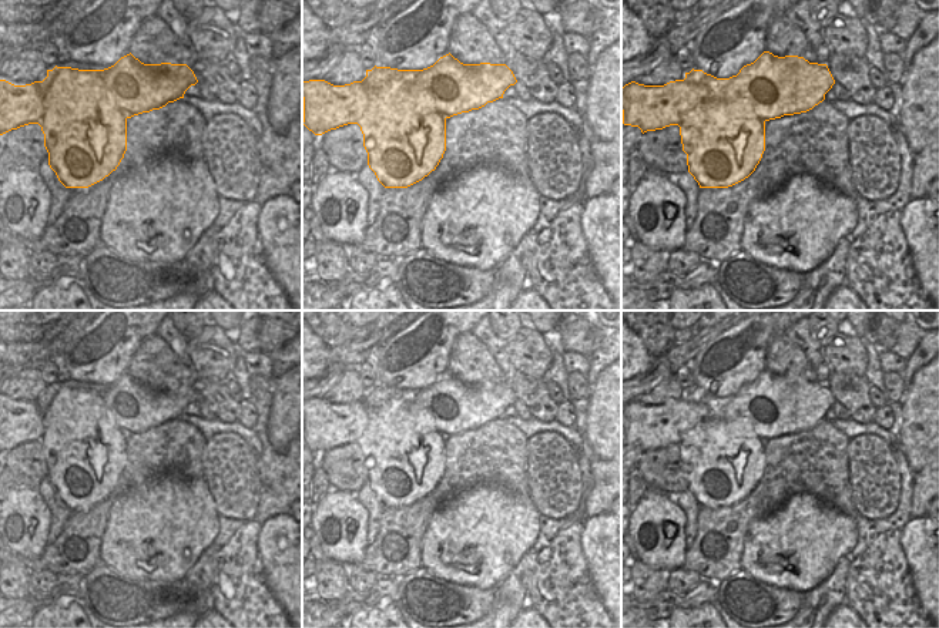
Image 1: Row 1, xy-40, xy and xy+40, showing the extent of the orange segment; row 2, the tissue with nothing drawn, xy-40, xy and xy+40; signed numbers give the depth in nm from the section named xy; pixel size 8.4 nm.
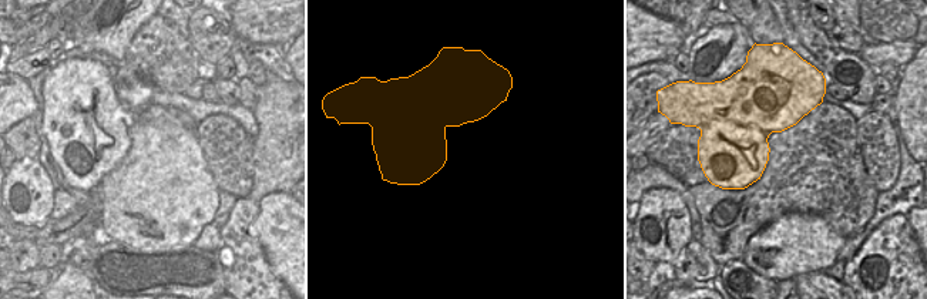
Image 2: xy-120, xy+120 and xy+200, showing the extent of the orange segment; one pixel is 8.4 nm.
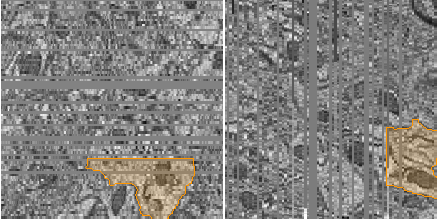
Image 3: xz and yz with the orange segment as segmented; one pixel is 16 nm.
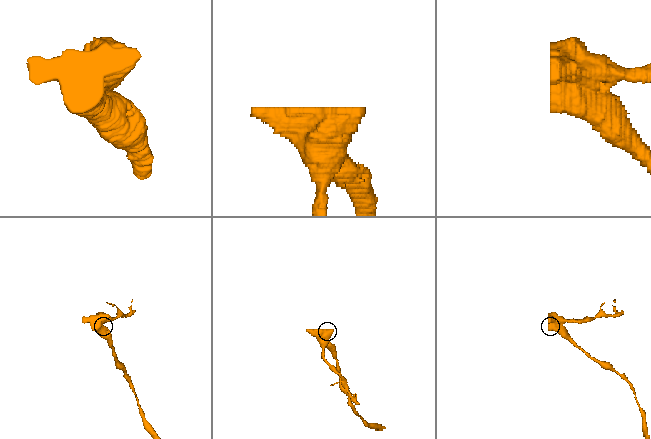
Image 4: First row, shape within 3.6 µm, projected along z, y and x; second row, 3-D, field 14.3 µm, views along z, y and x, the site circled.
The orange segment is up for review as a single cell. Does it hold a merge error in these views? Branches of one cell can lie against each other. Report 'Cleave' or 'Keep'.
Cleave.

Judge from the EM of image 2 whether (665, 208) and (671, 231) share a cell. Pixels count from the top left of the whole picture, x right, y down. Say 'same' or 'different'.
same

